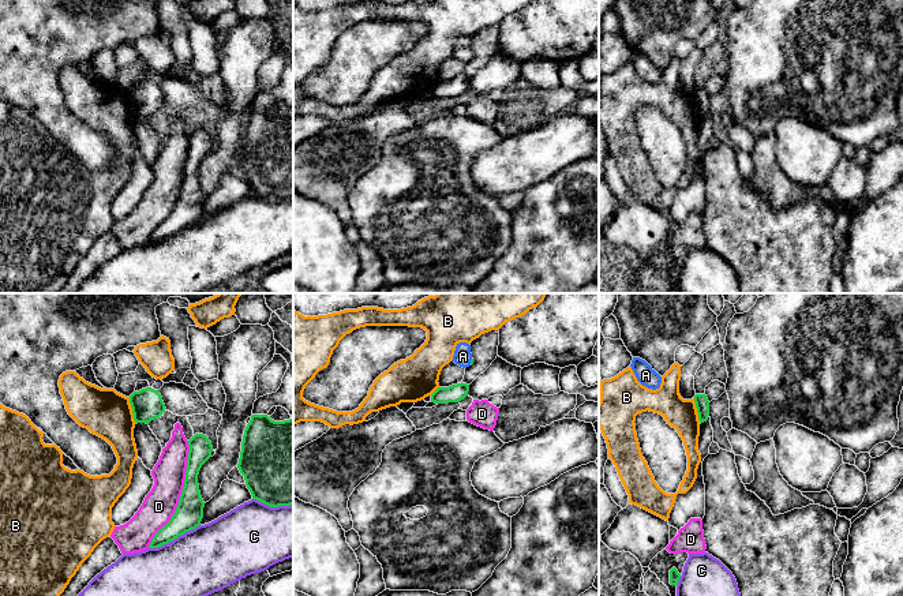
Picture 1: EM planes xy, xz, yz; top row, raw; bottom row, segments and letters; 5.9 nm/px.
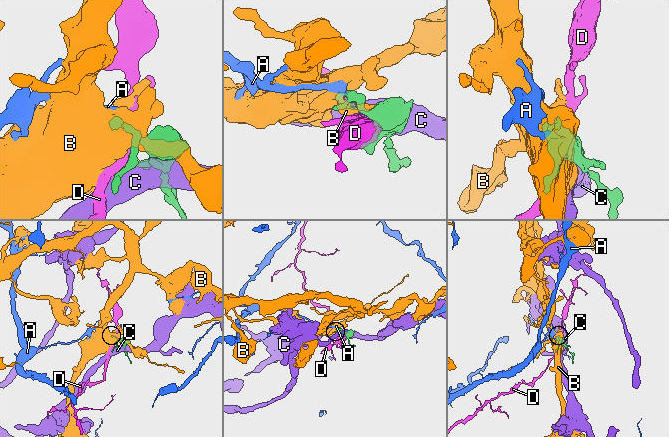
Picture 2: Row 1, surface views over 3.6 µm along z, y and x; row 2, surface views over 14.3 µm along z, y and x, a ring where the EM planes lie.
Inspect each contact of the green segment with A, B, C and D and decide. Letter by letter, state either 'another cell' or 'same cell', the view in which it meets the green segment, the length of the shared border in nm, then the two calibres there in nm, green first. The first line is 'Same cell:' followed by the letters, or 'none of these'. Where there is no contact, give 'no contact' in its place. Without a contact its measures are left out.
Same cell: A
A: same cell; meets green in xz; contact 40 nm long; 20 nm thick on the green side, 110 nm on the other
B: another cell; meets green in xy; contact 170 nm long; 180 nm thick on the green side, 280 nm on the other
C: another cell; meets green in xy; contact 340 nm long; 160 nm thick on the green side, 420 nm on the other
D: another cell; meets green in xy; contact 700 nm long; 160 nm thick on the green side, 190 nm on the other

